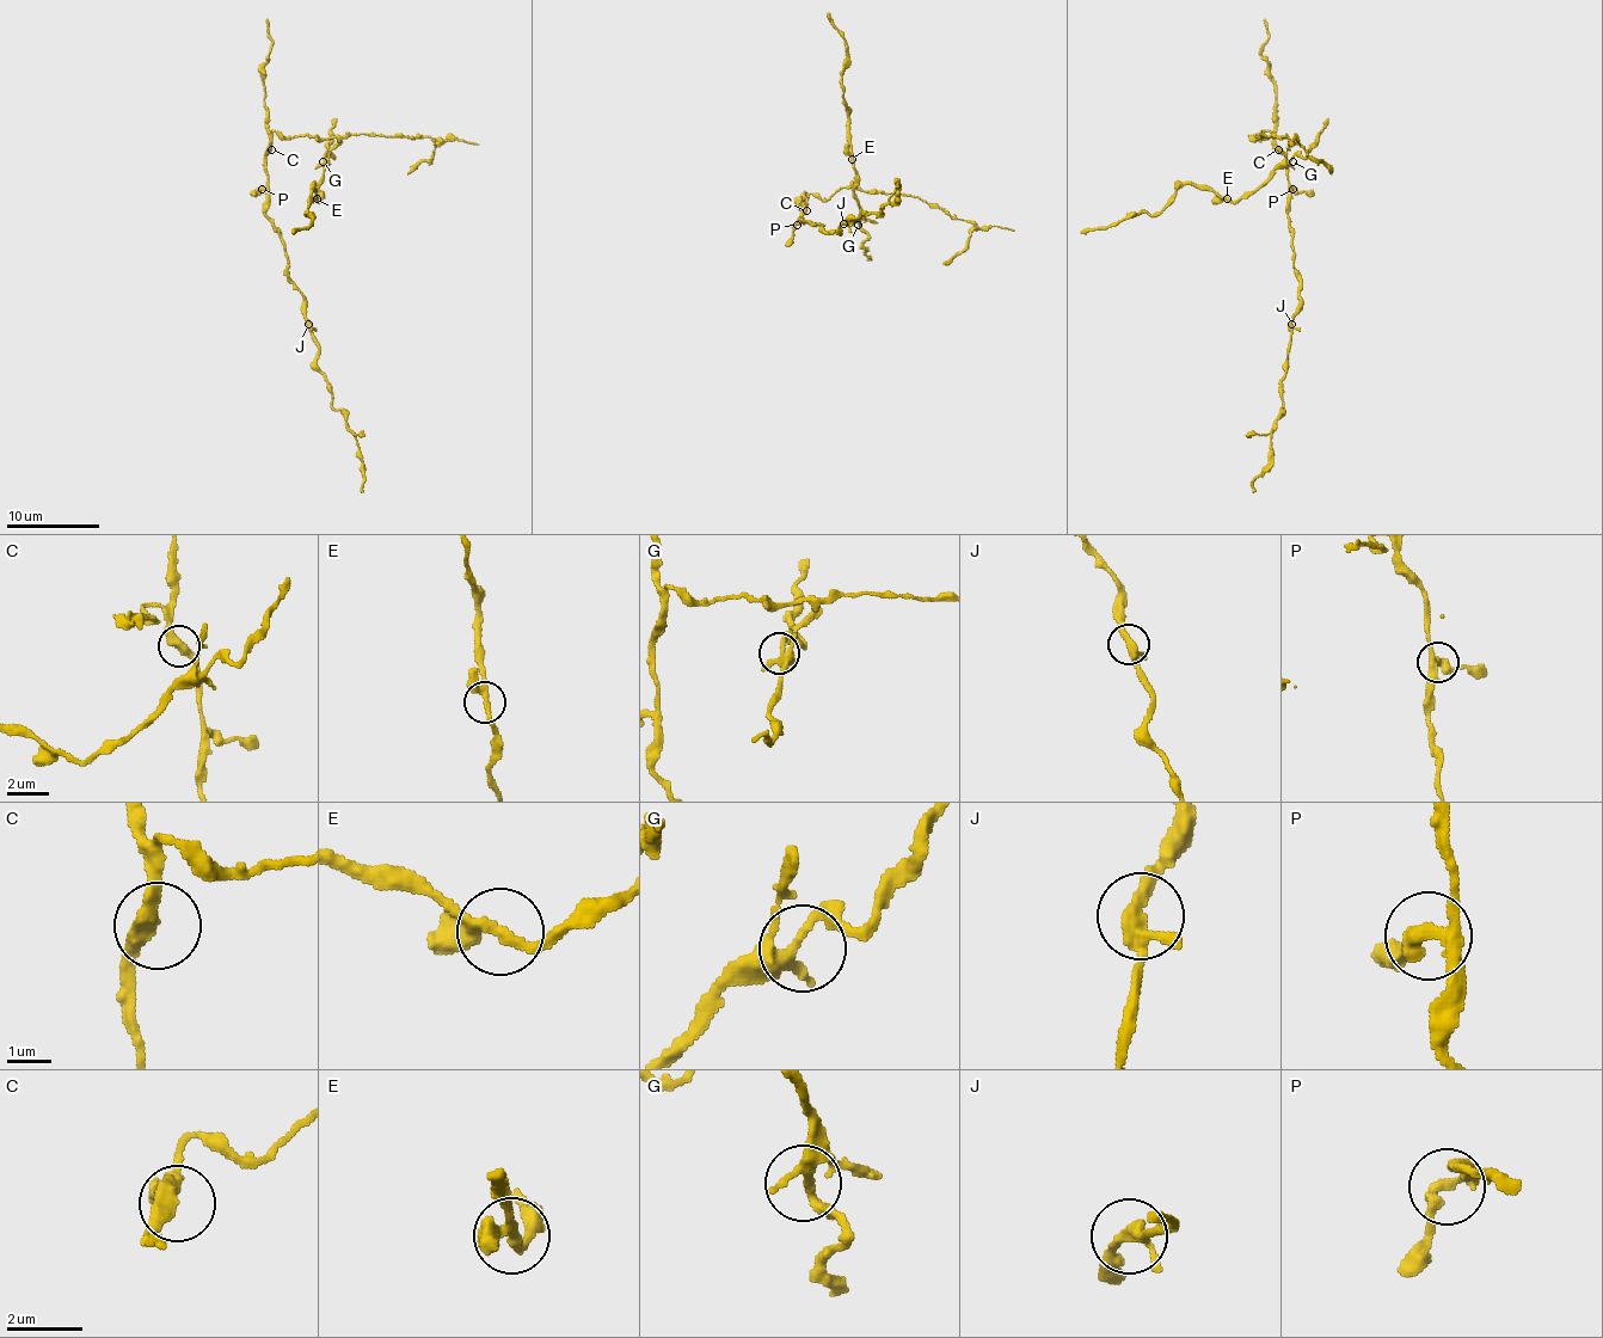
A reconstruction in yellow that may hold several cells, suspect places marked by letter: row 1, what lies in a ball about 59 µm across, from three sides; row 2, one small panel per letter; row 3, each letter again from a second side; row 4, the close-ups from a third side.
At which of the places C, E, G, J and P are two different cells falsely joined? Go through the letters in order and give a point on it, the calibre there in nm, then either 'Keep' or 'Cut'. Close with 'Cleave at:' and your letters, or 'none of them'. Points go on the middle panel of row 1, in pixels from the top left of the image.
C: Place: (806, 210). Thickness 400 nm. Keep
E: Place: (852, 159). Thickness 240 nm. Keep
G: Place: (858, 225). Thickness 260 nm. Keep
J: Place: (843, 223). Thickness 280 nm. Keep
P: Place: (797, 225). Thickness 280 nm. Keep
Cleave at: none of them

